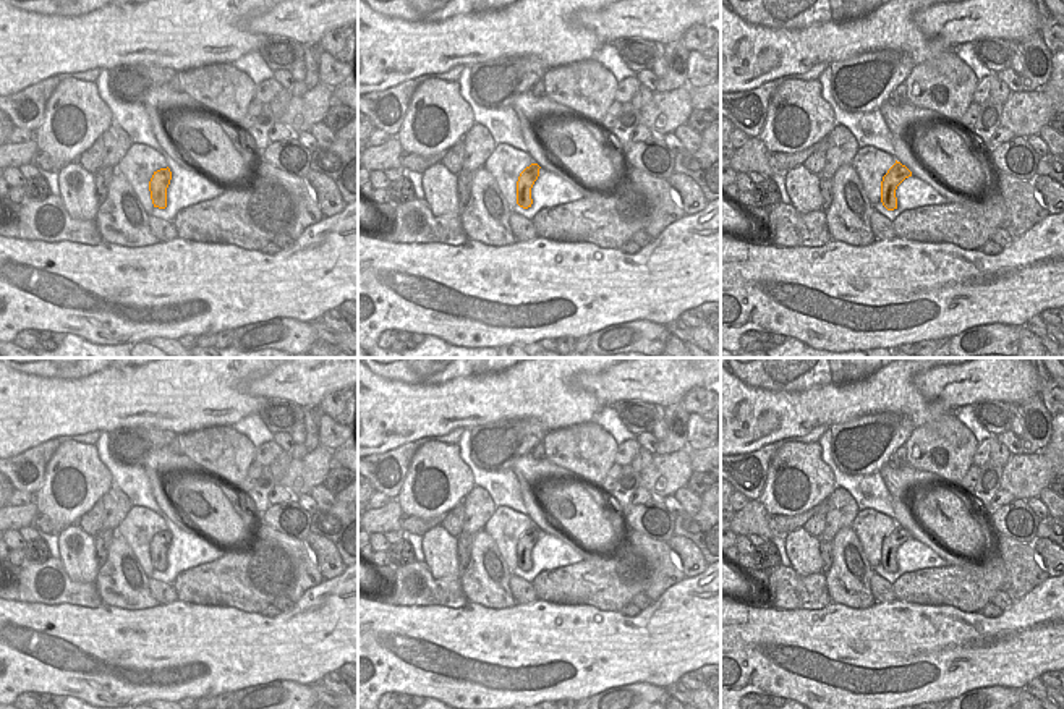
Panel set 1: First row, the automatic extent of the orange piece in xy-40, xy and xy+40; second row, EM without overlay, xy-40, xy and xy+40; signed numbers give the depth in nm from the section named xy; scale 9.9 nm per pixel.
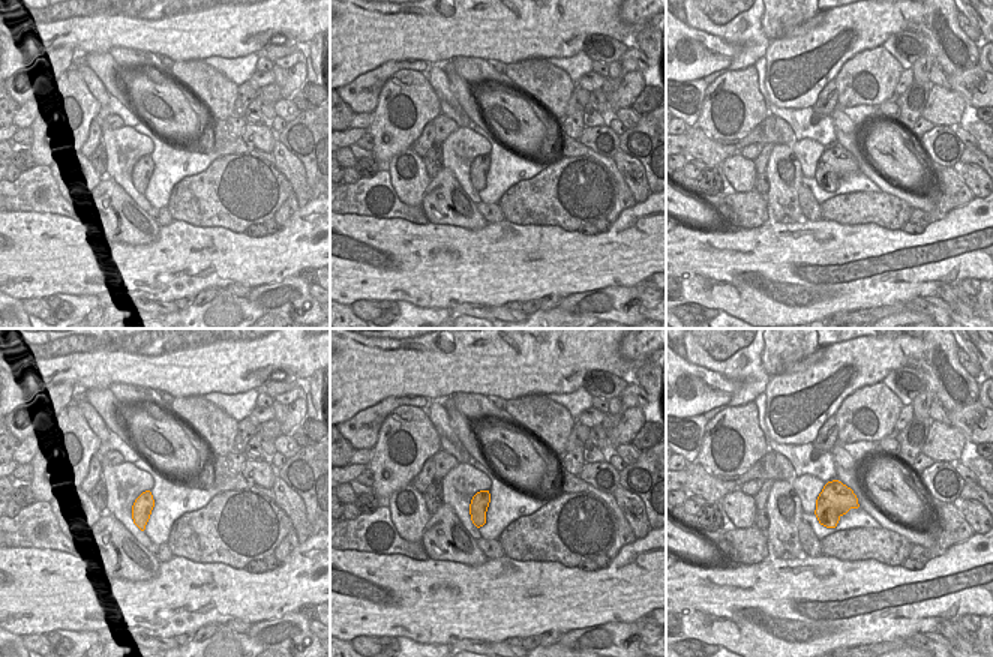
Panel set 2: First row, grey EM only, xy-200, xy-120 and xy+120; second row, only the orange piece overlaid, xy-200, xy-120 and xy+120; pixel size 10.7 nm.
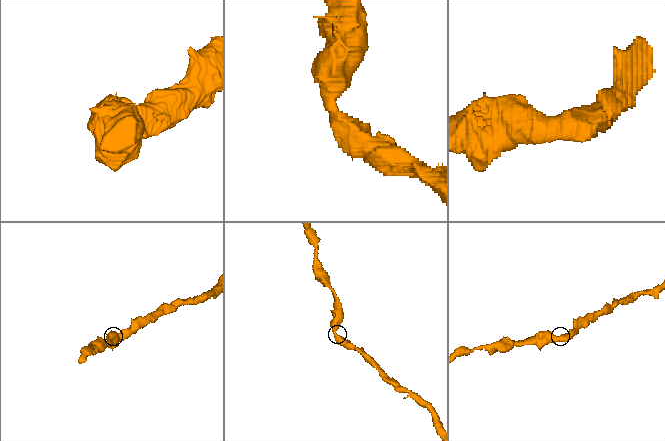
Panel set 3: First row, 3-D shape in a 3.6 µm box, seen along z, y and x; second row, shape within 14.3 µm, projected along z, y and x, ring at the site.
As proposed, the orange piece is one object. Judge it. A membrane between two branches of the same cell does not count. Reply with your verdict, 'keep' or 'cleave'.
keep

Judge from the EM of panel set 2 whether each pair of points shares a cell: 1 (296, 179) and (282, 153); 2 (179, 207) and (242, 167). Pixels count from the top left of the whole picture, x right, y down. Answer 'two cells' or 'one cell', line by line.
1: one cell
2: one cell

